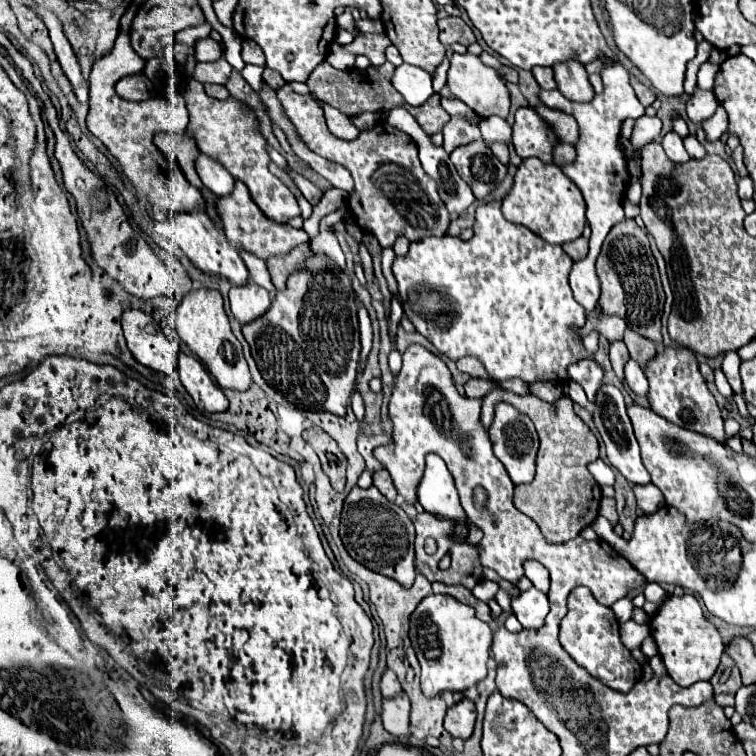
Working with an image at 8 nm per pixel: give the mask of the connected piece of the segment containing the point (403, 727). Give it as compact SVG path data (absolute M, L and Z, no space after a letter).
M408 697L384 699L382 723L384 723L386 731L396 737L412 735L410 733L410 701L408 701Z

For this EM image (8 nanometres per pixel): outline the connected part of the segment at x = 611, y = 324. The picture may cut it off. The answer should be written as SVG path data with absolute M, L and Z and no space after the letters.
M590 313L588 319L586 319L586 325L580 329L580 337L588 335L590 331L598 331L610 343L614 343L614 341L622 341L626 327L628 327L626 321L620 319L620 317L616 317L616 315L604 315L602 313L600 317L596 317L594 313Z

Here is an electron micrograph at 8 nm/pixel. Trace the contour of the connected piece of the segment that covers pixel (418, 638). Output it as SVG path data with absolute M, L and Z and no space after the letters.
M426 595L410 615L410 641L422 665L422 693L436 697L442 691L466 691L486 677L492 629L480 621L470 605L450 595Z

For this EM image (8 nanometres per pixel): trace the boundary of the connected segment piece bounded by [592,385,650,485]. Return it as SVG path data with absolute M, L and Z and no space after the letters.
M602 385L602 387L598 389L596 399L594 399L592 417L594 417L594 423L596 423L598 433L600 433L602 439L604 439L610 465L614 465L630 483L636 483L636 485L650 483L650 475L648 475L648 471L646 471L644 465L642 465L638 441L636 441L636 437L634 437L632 423L630 423L630 417L628 417L628 413L626 413L624 395L622 395L622 391L620 391L618 387L614 387L614 385Z

